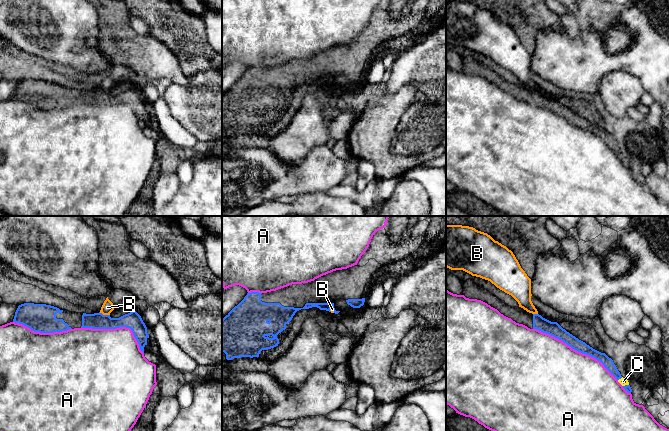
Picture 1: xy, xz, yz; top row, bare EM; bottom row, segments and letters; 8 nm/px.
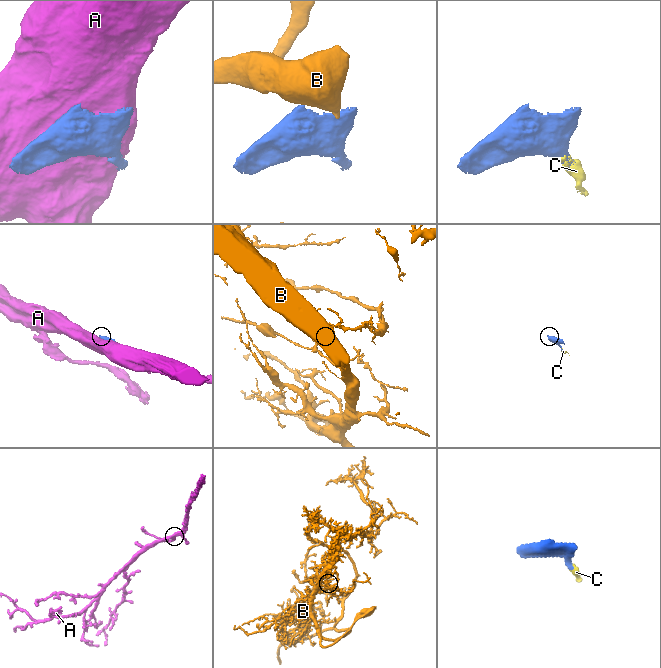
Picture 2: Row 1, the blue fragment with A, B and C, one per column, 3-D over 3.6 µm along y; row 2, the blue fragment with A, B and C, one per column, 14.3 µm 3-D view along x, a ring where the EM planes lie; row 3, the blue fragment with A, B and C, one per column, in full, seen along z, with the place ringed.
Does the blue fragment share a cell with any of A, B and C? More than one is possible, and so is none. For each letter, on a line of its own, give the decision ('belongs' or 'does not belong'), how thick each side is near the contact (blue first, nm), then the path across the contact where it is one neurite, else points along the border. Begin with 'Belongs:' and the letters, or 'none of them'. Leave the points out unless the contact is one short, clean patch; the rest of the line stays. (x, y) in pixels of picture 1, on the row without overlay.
Belongs: C
A: does not belong; calibres 110 and 500 nm
B: does not belong; calibres 140 and 90 nm; border xy (99, 88), (109, 91)
C: belongs; calibres 90 and 60 nm

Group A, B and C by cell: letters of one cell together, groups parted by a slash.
A / B / C

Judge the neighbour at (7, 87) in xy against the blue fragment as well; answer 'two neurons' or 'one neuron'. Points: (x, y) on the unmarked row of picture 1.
two neurons

